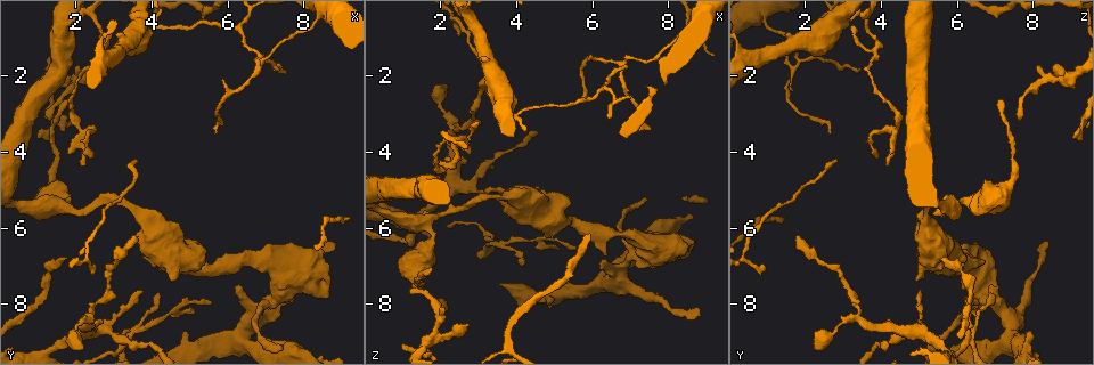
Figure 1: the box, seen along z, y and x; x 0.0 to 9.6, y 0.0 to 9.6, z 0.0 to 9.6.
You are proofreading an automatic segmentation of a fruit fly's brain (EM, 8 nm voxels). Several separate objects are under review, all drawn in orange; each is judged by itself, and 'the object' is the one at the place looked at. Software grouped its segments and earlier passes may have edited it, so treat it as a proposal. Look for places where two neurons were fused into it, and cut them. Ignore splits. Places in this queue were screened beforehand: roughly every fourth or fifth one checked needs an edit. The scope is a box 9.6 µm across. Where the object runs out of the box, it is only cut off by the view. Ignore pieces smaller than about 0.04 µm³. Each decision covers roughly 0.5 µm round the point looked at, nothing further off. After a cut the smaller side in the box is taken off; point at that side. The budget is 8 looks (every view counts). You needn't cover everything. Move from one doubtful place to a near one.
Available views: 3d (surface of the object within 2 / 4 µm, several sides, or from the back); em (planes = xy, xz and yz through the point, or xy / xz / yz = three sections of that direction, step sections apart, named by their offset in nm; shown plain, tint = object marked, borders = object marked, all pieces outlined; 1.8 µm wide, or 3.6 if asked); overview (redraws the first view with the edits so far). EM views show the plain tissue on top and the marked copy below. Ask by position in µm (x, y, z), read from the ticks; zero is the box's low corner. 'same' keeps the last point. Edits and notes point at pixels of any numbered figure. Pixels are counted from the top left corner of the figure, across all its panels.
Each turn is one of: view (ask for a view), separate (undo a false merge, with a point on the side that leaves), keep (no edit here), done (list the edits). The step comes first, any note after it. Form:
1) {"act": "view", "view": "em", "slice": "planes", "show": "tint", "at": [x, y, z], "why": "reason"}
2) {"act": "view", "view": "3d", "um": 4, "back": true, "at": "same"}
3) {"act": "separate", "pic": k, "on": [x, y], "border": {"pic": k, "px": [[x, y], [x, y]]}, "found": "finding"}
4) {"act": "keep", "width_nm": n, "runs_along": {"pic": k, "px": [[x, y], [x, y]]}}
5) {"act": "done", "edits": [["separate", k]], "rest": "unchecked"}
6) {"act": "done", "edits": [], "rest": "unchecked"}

{"act": "view", "view": "em", "slice": "planes", "show": "tint", "at": [1.95, 2.05, 8.85], "why": "branch point"}

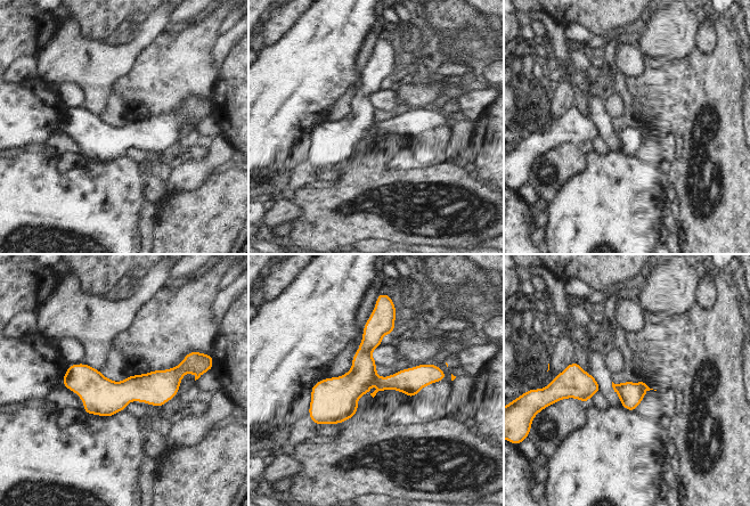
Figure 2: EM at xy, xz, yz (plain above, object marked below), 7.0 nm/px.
{"act": "keep", "runs_along": {"pic": 2, "px": [[187, 365], [156, 388], [64, 382]]}, "found": "all the same neuron"}

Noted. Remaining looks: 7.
{"act": "view", "view": "em", "slice": "planes", "show": "tint", "at": [6.30, 0.85, 2.35], "why": "a fork"}

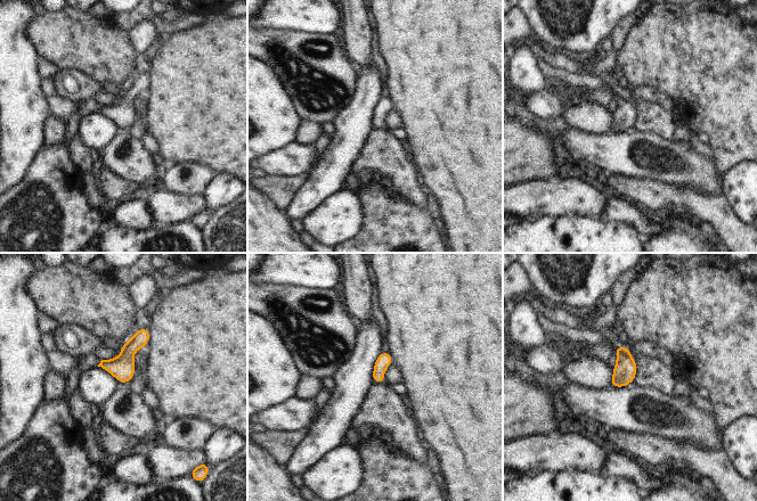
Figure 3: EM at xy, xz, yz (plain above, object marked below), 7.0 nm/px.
{"act": "keep", "found": "continuous, no second neuron"}

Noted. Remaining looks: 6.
{"act": "view", "view": "3d", "um": 4, "at": [8.25, 0.65, 0.95], "why": "sharp bend"}

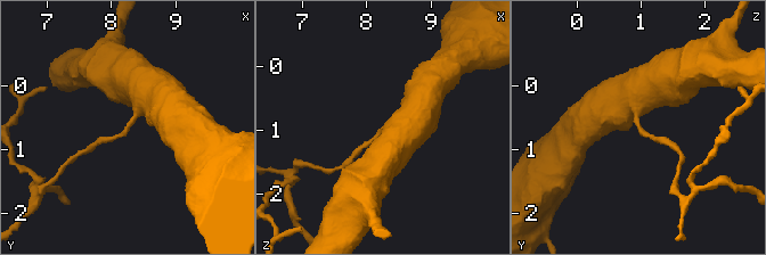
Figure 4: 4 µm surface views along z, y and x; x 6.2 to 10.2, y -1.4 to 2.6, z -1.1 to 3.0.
{"act": "view", "view": "em", "slice": "planes", "show": "tint", "at": [8.25, 0.65, 0.90]}

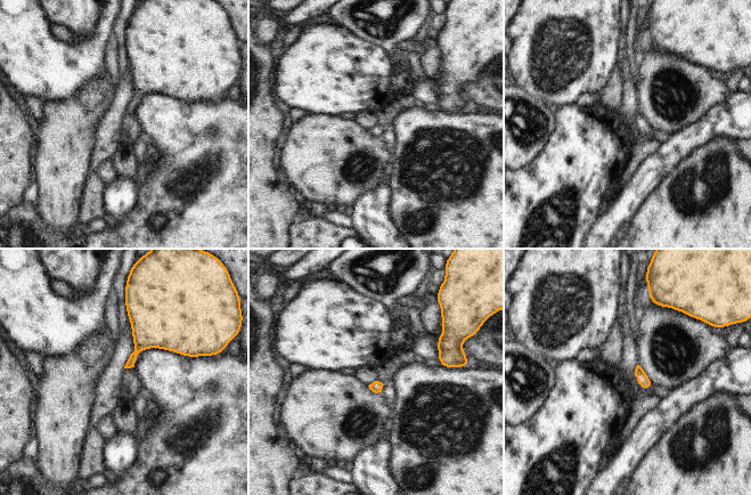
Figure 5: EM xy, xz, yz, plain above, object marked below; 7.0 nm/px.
{"act": "keep", "found": "continuous, no second neuron"}

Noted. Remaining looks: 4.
{"act": "done", "edits": [], "rest": "unchecked"}

